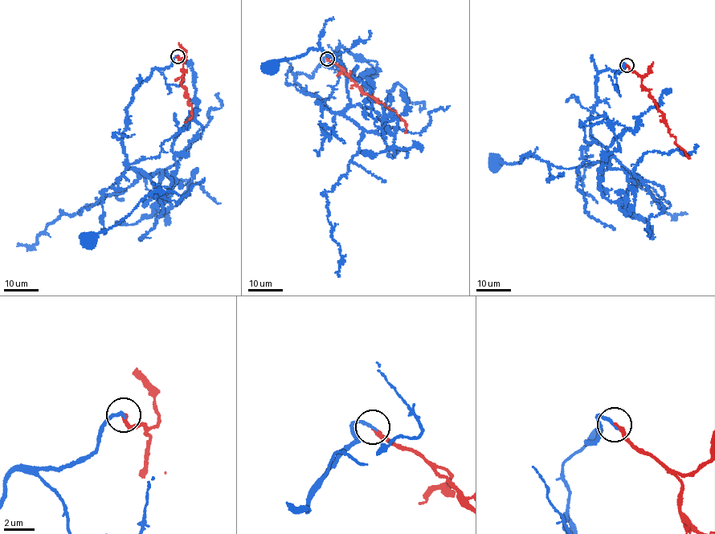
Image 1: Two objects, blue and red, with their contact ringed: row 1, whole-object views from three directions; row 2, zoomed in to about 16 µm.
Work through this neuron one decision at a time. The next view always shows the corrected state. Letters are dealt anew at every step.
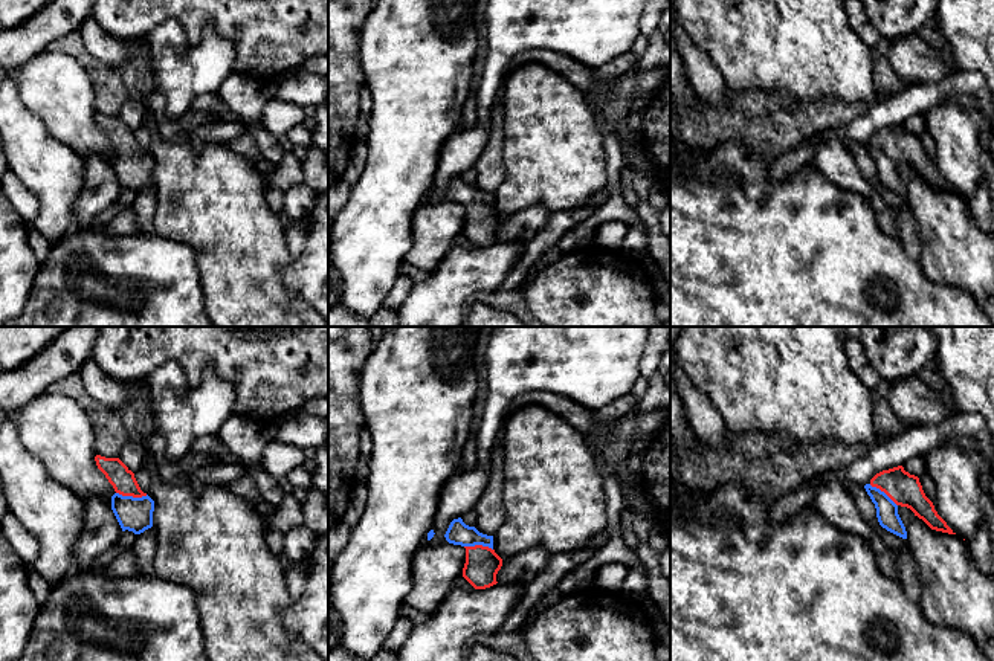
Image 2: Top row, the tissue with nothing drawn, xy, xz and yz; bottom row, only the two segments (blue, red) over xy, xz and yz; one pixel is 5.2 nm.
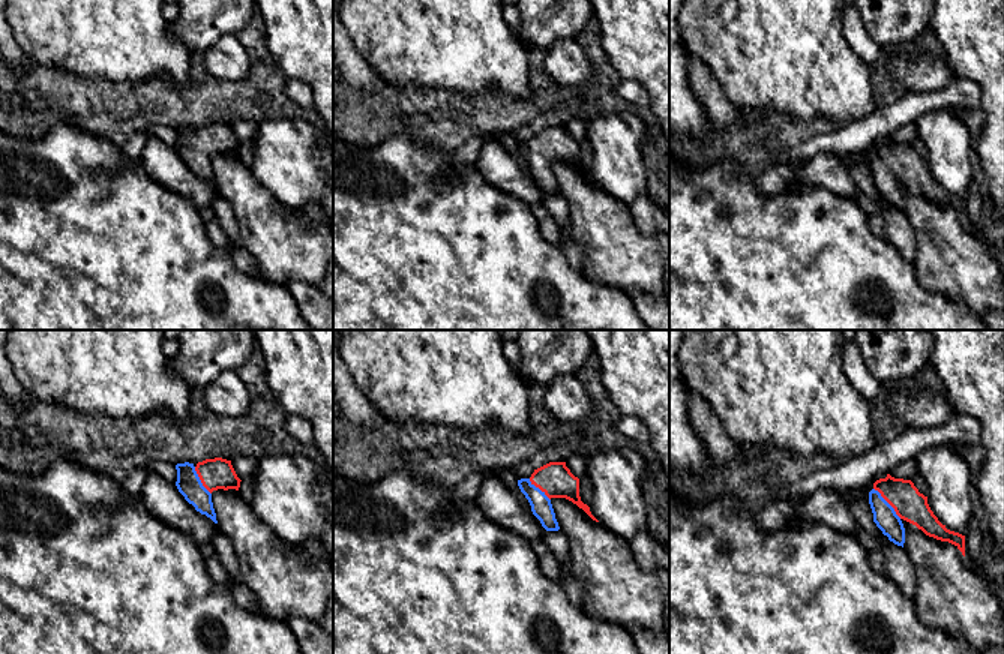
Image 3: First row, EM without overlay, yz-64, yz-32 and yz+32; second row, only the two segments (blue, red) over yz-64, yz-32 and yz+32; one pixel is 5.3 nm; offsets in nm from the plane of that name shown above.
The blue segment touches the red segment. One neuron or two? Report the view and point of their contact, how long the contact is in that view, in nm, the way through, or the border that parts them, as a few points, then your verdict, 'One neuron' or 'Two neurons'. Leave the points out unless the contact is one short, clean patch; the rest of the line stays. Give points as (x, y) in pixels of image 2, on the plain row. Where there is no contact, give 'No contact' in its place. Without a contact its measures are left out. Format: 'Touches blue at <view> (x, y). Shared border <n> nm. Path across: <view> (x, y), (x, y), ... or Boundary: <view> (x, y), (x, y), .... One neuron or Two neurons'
Touches blue at xy (132, 154). Shared border 170 nm. One neuron

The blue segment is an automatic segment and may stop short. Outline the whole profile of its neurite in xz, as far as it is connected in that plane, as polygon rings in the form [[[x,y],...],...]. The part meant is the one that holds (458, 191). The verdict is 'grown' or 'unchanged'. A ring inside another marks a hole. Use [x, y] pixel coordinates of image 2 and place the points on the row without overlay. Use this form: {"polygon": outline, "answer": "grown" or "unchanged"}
{"polygon": [[[461,176],[453,177],[444,192],[446,198],[466,206],[463,235],[475,246],[486,247],[496,243],[496,232],[502,217],[493,208],[493,194],[469,185]]], "answer": "grown"}

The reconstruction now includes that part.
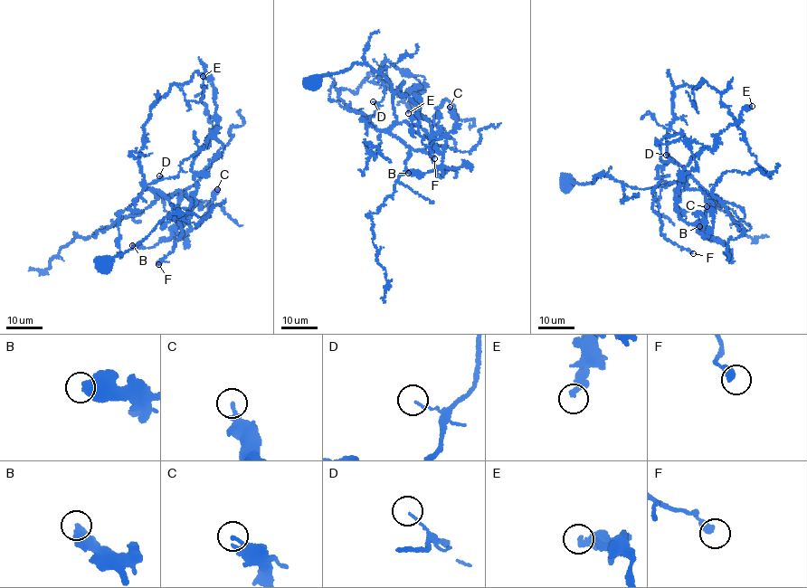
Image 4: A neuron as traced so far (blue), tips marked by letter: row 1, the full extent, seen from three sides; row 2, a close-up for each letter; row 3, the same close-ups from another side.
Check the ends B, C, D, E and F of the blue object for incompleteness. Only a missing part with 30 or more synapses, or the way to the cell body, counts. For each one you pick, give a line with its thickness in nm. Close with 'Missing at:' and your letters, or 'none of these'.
Missing at: none of these

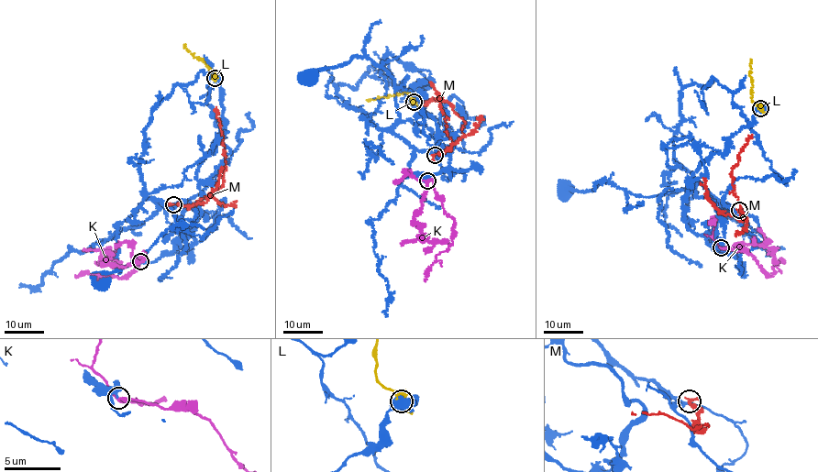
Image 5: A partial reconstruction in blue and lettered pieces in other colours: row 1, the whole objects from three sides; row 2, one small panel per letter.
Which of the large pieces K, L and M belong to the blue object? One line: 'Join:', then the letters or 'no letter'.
Join: no letter

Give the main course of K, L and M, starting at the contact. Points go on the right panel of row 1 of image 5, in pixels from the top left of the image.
K: (721, 247), (747, 252), (768, 276), (775, 272), (773, 266), (784, 262)
L: (759, 108), (751, 96), (750, 60)
M: (738, 210), (742, 219), (746, 218), (734, 193), (732, 170), (752, 136)

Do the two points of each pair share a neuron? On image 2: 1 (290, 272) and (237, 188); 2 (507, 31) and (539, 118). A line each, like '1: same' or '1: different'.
1: different
2: different

